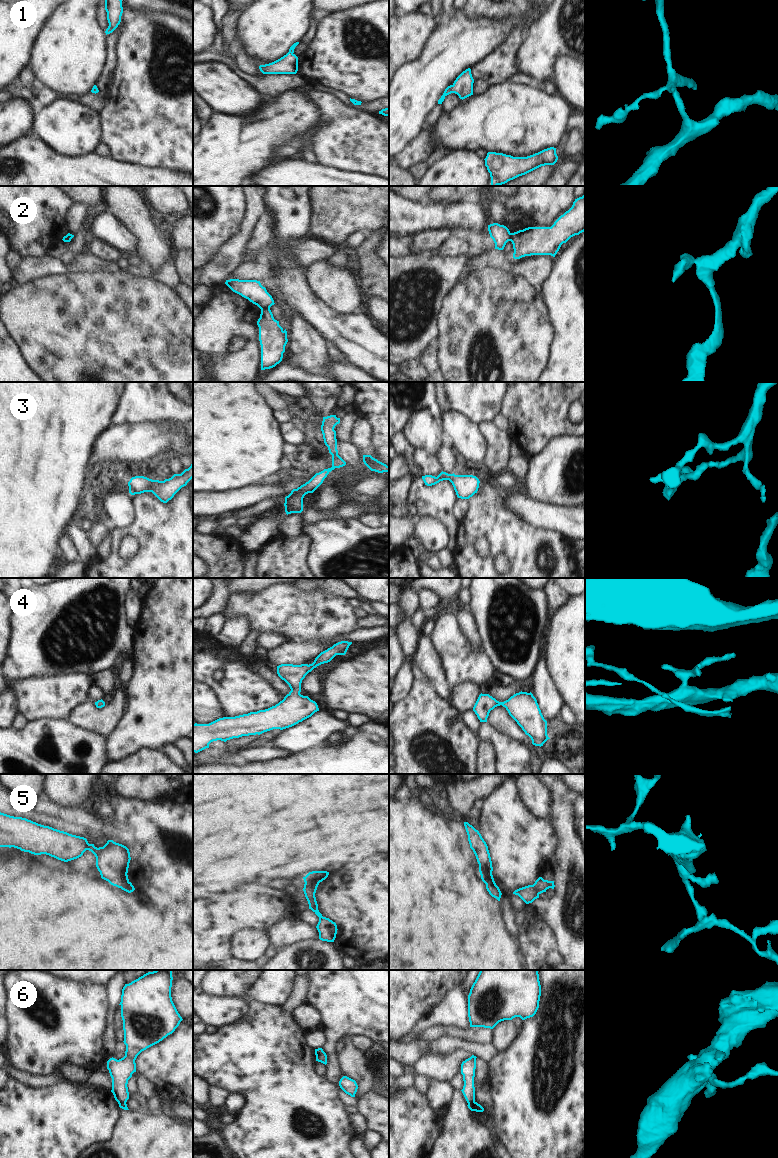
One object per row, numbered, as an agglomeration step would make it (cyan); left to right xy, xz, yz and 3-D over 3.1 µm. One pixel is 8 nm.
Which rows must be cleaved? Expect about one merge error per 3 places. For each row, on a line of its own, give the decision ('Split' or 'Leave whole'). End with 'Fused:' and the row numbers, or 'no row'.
1: Leave whole
2: Split
3: Leave whole
4: Leave whole
5: Split
6: Split
Fused: 2, 5, 6.

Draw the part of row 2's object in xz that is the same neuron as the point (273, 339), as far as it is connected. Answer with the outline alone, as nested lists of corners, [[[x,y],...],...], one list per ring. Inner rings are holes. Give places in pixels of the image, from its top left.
[[[270,308],[261,309],[257,325],[261,345],[261,370],[270,369],[282,361],[288,342],[287,331],[274,319]]]

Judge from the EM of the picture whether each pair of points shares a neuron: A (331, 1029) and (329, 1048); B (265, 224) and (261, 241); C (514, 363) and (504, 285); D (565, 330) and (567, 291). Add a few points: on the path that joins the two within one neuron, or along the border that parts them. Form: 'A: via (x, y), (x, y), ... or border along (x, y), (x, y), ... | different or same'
A: via (331, 1034), (331, 1043) | same
B: via (264, 228), (261, 237) | same
C: via (504, 344), (504, 304) | same
D: via (567, 320), (567, 301) | same

